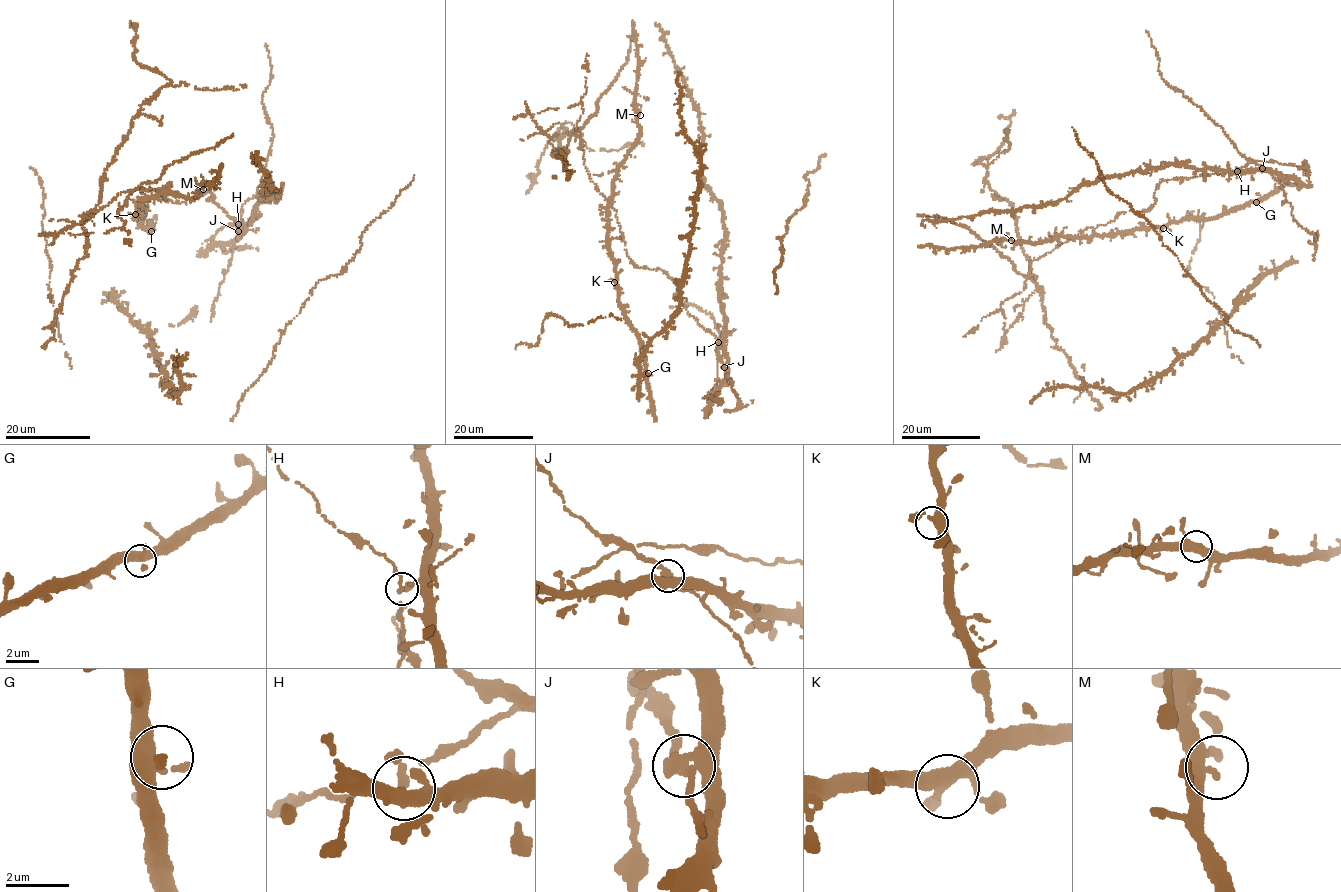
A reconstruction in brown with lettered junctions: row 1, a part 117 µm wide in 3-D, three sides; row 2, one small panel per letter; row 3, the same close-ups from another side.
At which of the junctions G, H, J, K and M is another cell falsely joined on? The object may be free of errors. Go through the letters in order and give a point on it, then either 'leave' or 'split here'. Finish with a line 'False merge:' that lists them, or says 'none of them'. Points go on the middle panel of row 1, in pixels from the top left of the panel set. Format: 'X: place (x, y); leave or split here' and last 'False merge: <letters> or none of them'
G: place (648, 373); leave
H: place (718, 342); split here
J: place (724, 367); leave
K: place (614, 282); leave
M: place (640, 115); leave
False merge: H

